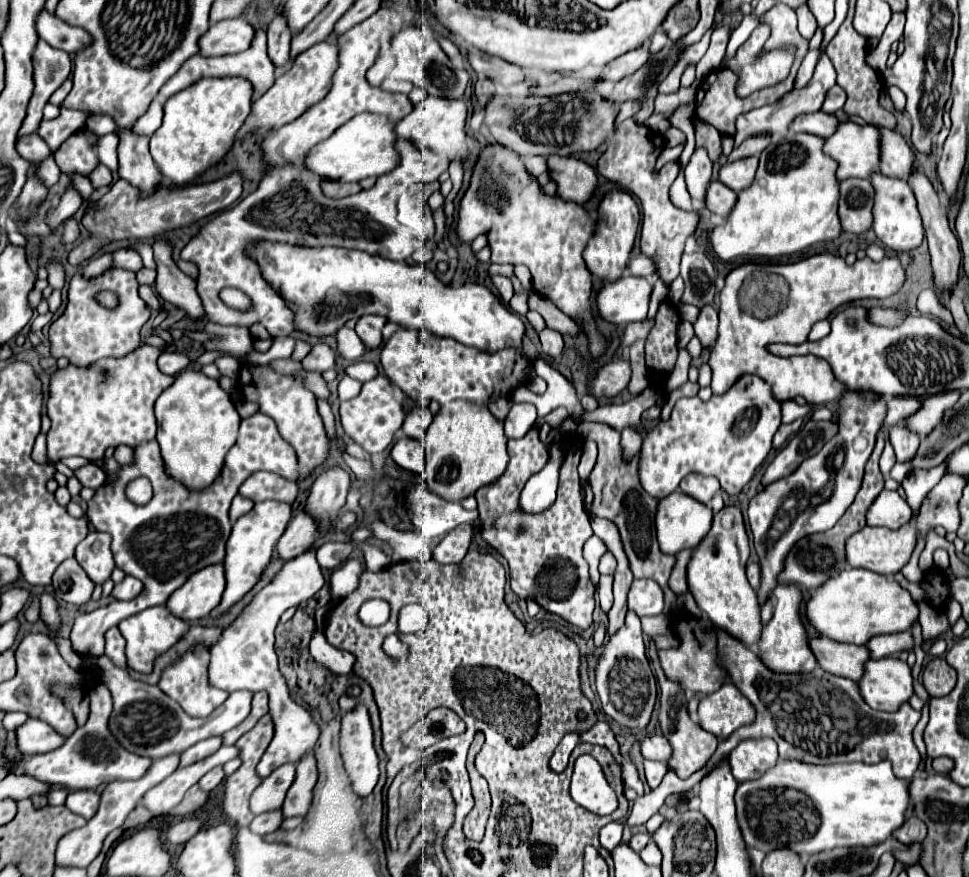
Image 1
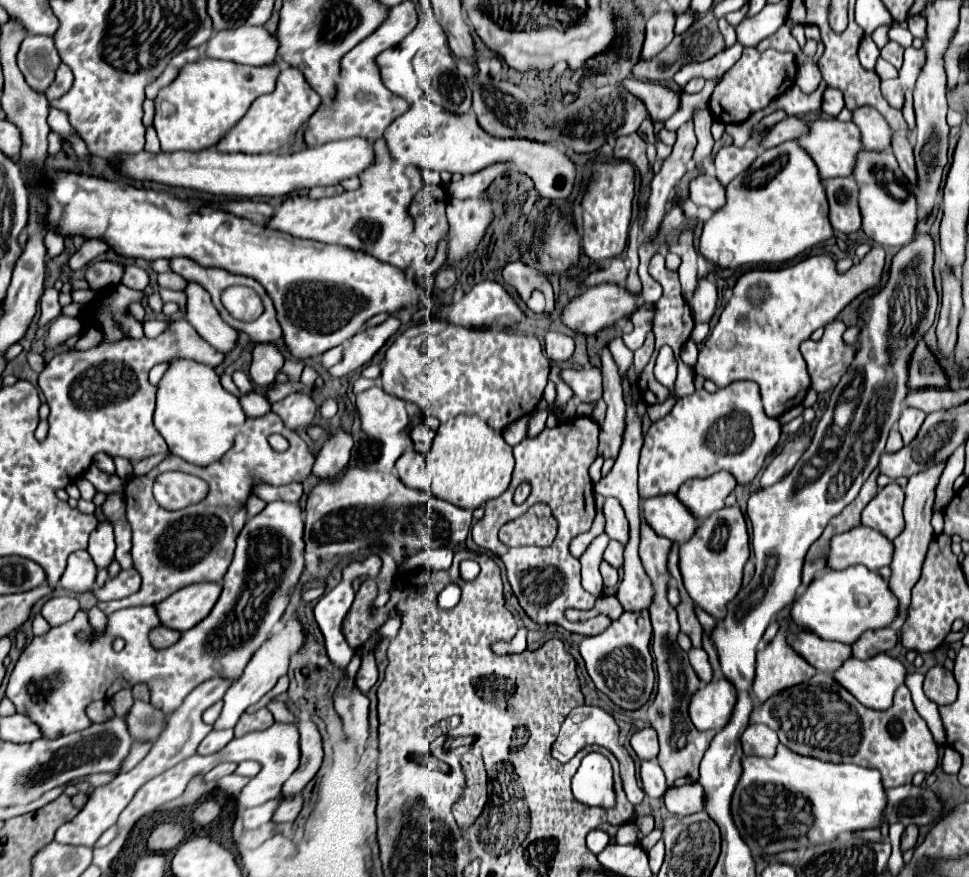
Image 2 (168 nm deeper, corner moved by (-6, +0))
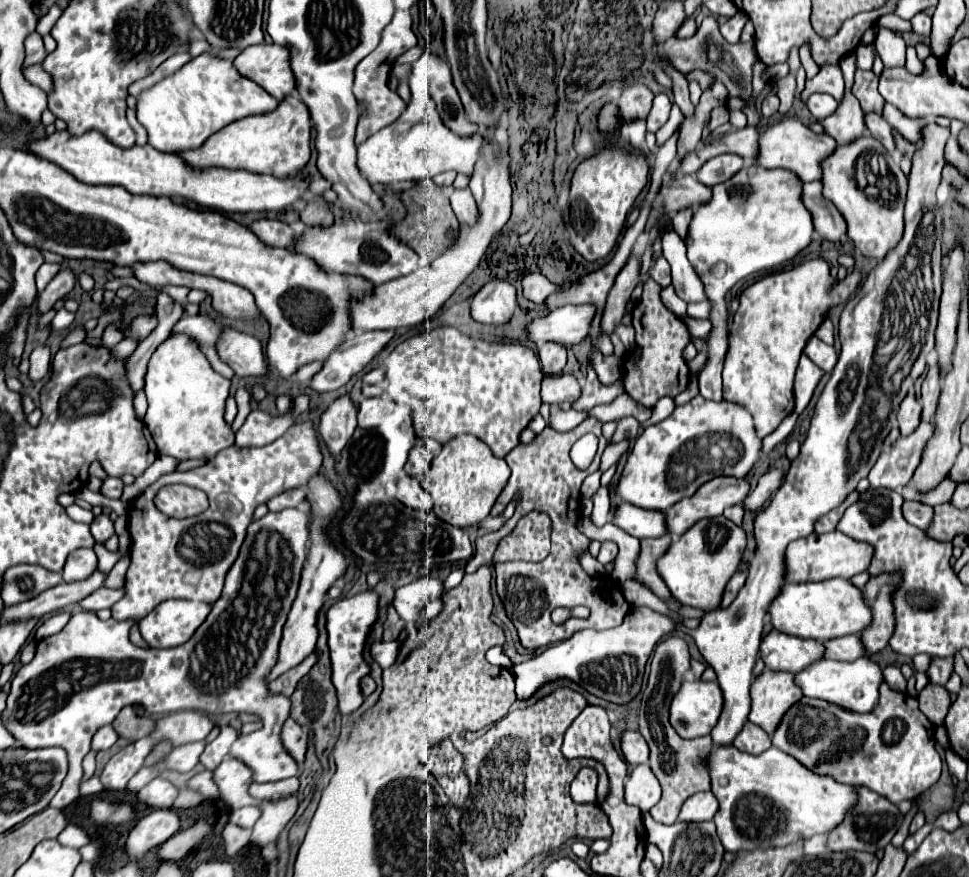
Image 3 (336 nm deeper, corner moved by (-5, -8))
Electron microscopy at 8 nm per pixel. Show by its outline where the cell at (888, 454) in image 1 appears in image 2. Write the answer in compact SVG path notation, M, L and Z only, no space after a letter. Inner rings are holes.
M896 425L892 427L892 431L890 431L890 435L888 435L888 443L886 443L886 451L888 453L896 453L898 449L902 449L904 447L904 443L902 443L902 437L900 437L900 433L898 433L898 429L896 429Z

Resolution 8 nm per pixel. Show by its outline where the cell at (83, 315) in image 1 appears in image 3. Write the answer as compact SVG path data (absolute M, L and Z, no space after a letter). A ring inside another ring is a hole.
M41 345L37 347L33 353L31 353L31 367L29 367L29 379L33 383L37 381L43 381L43 377L47 377L49 373L49 359L51 357L51 349L47 345Z

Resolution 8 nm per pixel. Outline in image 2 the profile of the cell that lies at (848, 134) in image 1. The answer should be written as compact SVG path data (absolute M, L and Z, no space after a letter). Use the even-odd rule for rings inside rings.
M838 119L810 121L810 133L800 137L798 141L800 141L800 145L804 145L804 149L808 149L808 153L816 161L816 165L820 169L820 175L824 179L850 177L854 173L854 169L856 169L858 153L864 149L862 139L860 139L860 129L854 123L842 123Z

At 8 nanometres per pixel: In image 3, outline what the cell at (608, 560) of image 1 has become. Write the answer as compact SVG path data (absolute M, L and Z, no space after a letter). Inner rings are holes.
M603 541L601 543L601 551L597 555L597 561L599 563L609 563L617 557L617 545L613 541Z

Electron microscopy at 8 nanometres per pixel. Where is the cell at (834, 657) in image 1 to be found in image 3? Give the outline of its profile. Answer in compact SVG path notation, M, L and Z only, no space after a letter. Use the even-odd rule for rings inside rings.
M779 631L765 635L759 647L759 659L769 671L801 671L813 661L823 657L823 645L819 641L807 641L791 637Z

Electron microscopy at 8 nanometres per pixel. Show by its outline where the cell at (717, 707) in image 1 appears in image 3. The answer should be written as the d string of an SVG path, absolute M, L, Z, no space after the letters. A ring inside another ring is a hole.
M683 681L669 705L669 723L683 739L709 735L723 709L723 695L717 683Z

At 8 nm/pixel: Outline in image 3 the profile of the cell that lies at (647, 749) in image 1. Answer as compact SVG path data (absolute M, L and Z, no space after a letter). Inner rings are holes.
M625 731L621 735L621 751L623 751L625 761L631 767L647 763L649 749L647 749L647 743L643 741L643 735L639 731Z

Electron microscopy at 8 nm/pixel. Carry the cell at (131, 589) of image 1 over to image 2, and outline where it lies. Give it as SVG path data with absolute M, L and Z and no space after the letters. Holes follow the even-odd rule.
M128 569L128 571L120 571L118 577L108 579L104 587L94 589L94 595L98 597L98 601L112 601L112 599L124 599L130 597L132 593L136 593L140 589L140 575L136 573L136 569Z

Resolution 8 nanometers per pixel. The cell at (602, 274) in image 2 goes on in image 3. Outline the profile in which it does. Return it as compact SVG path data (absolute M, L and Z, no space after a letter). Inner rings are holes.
M539 272L524 275L521 284L525 297L535 301L535 304L542 304L547 295L559 291L559 287L551 285L549 280Z

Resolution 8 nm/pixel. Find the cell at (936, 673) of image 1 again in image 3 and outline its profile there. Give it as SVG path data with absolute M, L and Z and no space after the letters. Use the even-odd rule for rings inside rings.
M927 683L925 689L919 693L919 709L925 713L925 717L933 723L933 725L943 725L945 715L951 707L951 697L947 693L945 687Z

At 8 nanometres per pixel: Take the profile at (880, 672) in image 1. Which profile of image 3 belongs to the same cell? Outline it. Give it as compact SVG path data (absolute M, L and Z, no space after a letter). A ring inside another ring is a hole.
M859 657L851 663L819 659L815 661L815 665L809 665L799 673L795 673L793 679L805 697L823 699L855 713L867 713L875 707L875 701L879 699L879 685L883 681L883 671L877 663L869 661L867 657Z

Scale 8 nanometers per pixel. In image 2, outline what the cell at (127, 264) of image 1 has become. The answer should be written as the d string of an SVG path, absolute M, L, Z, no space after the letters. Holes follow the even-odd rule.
M98 261L98 263L92 263L88 267L86 281L94 291L102 291L106 287L118 285L122 281L124 269L126 267L122 263L116 263L116 261Z

